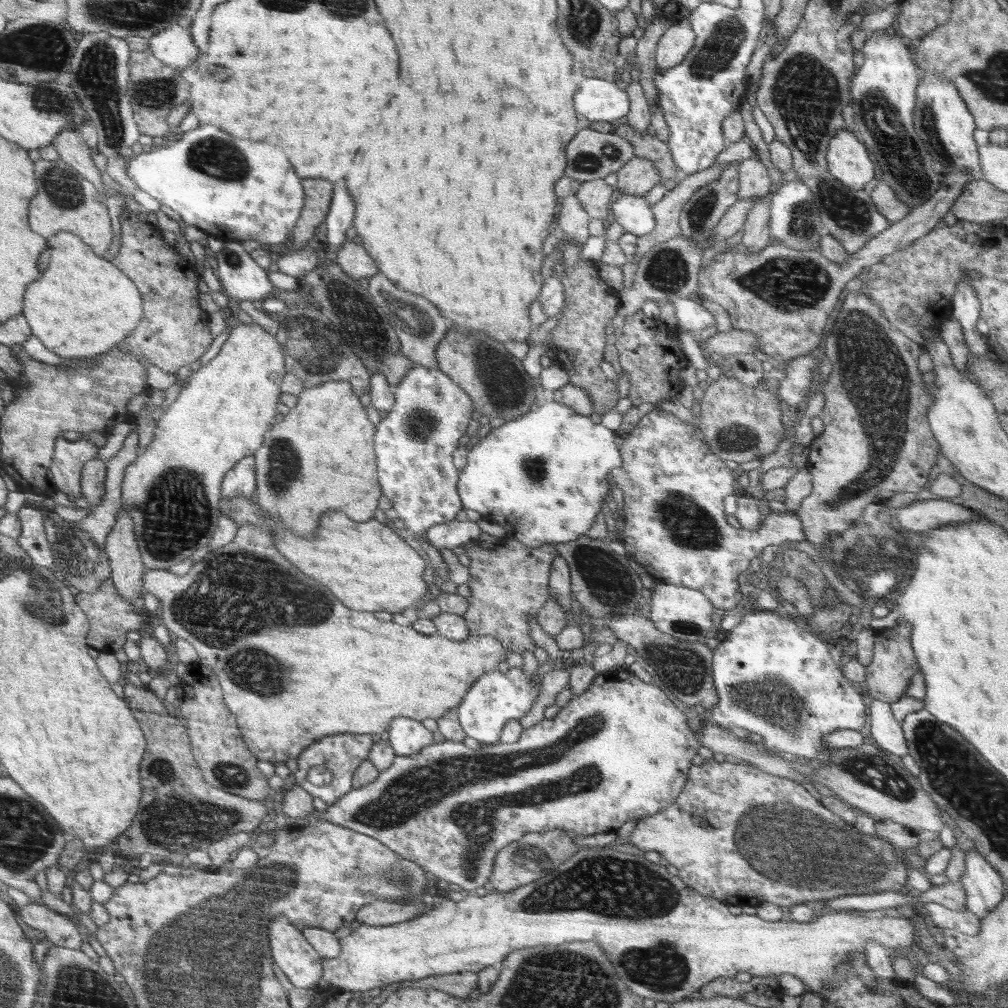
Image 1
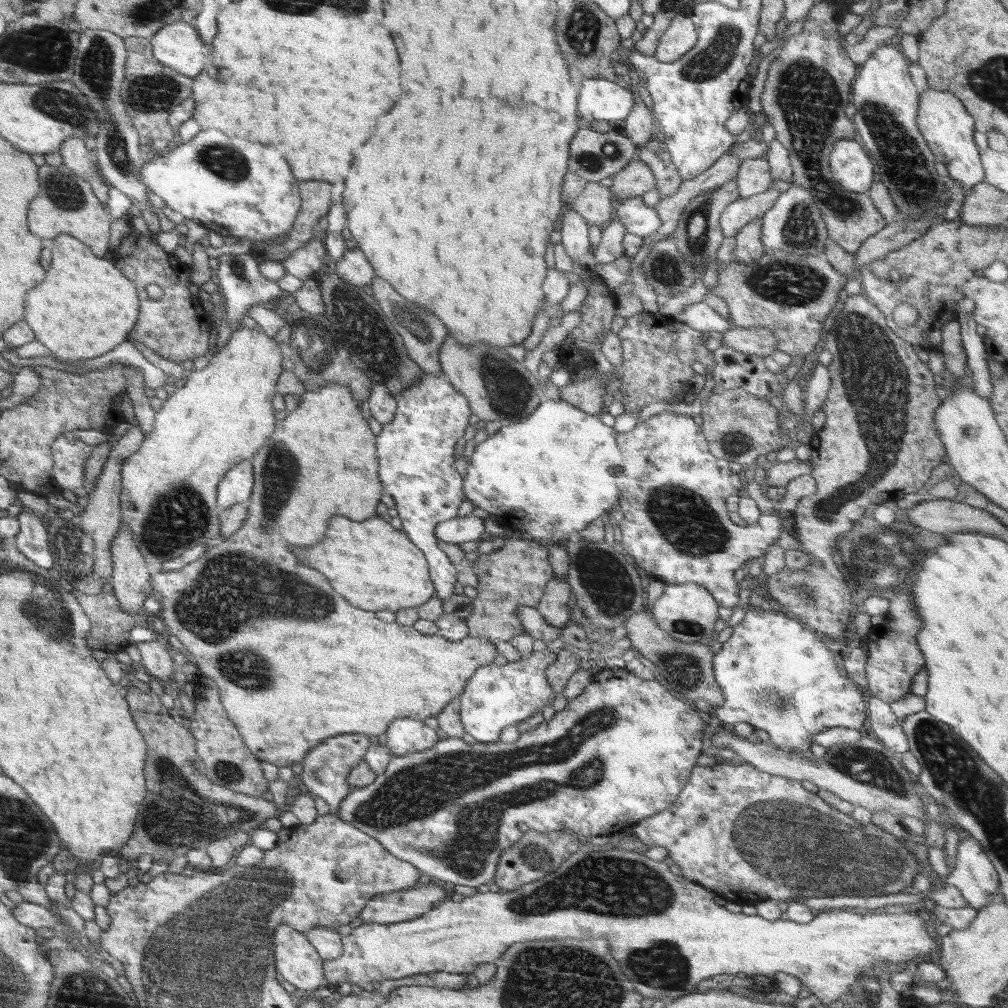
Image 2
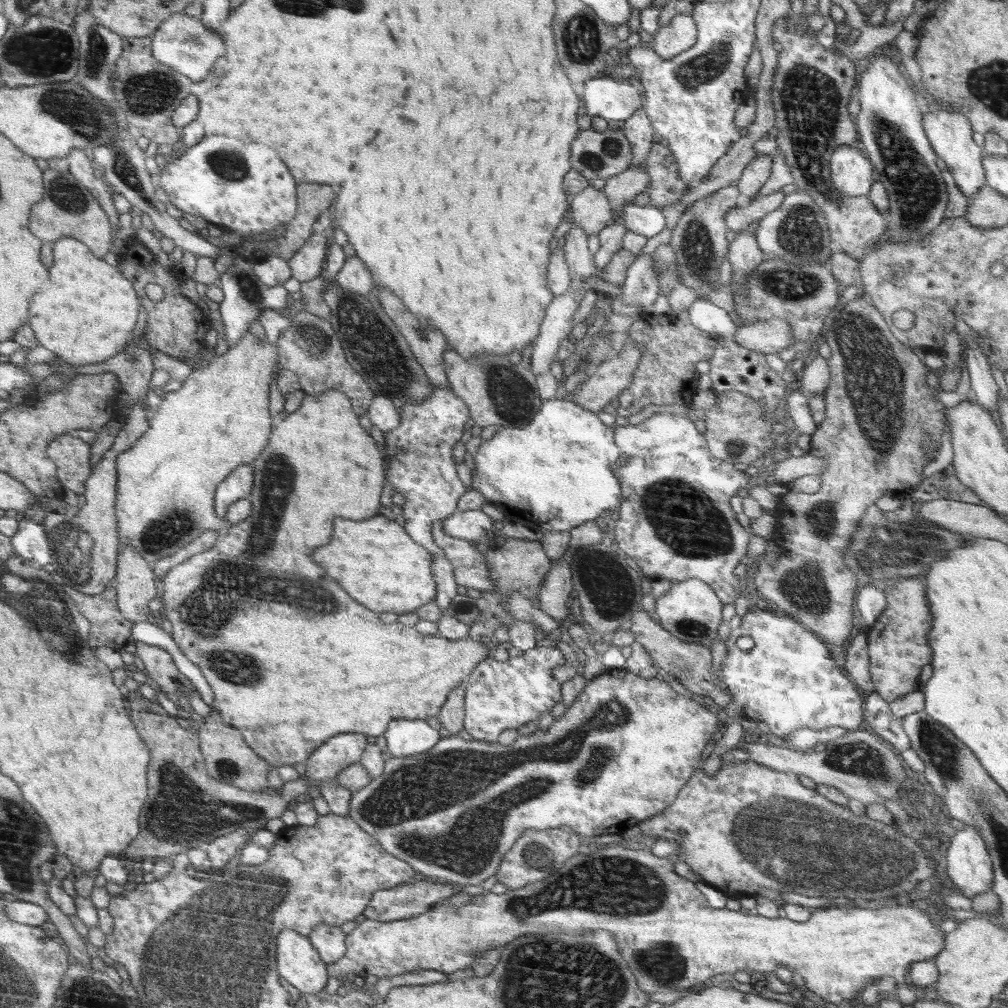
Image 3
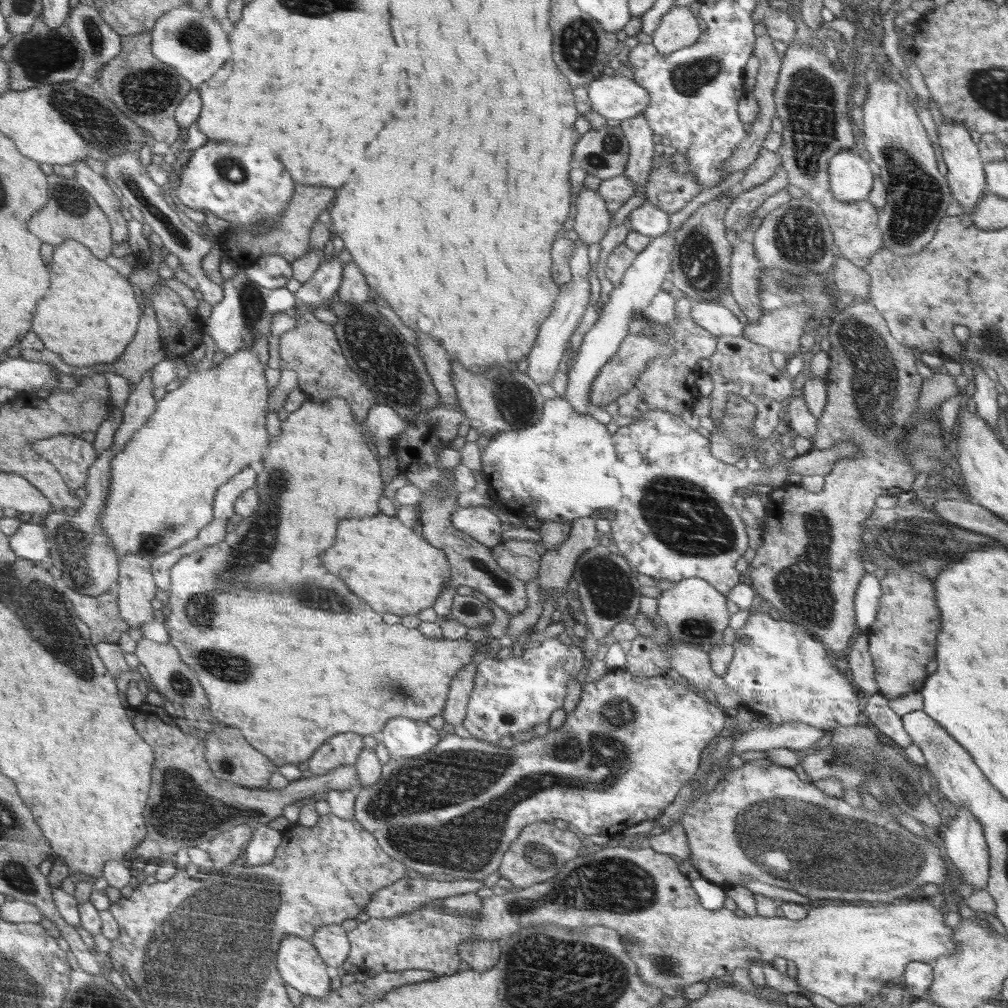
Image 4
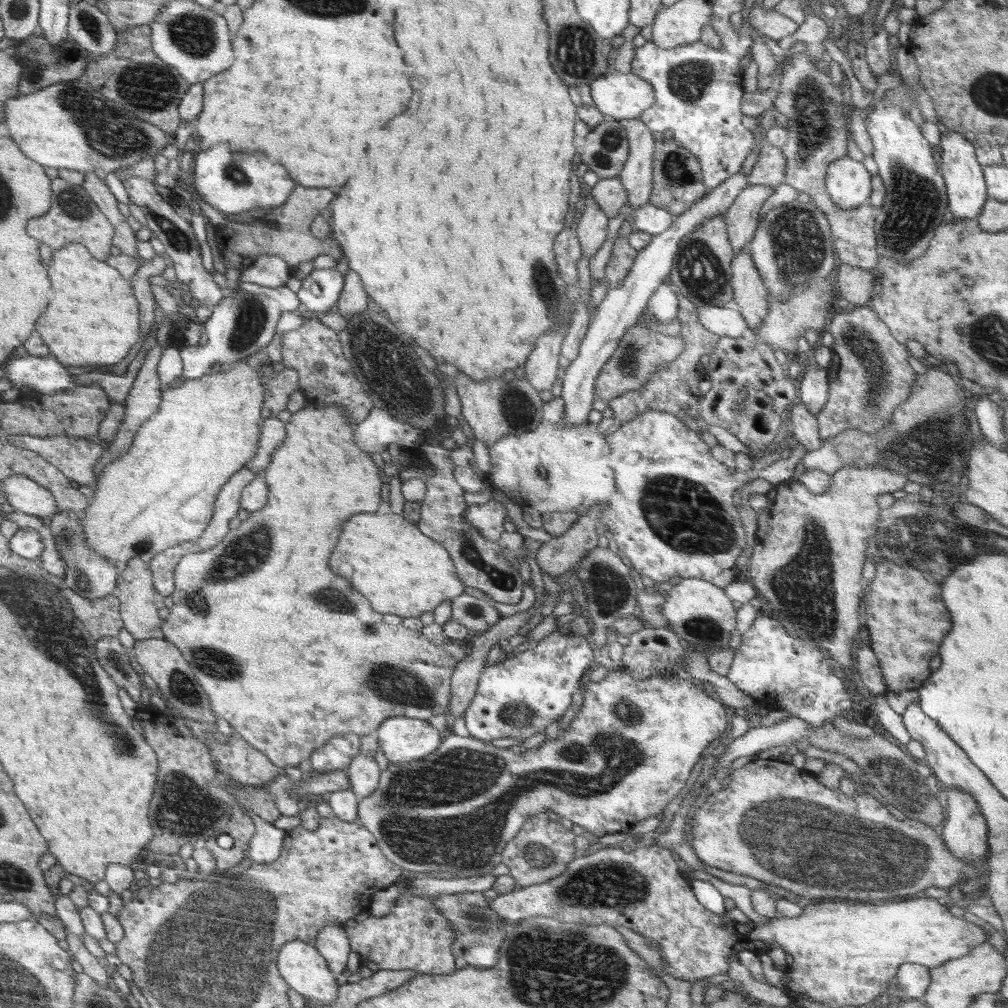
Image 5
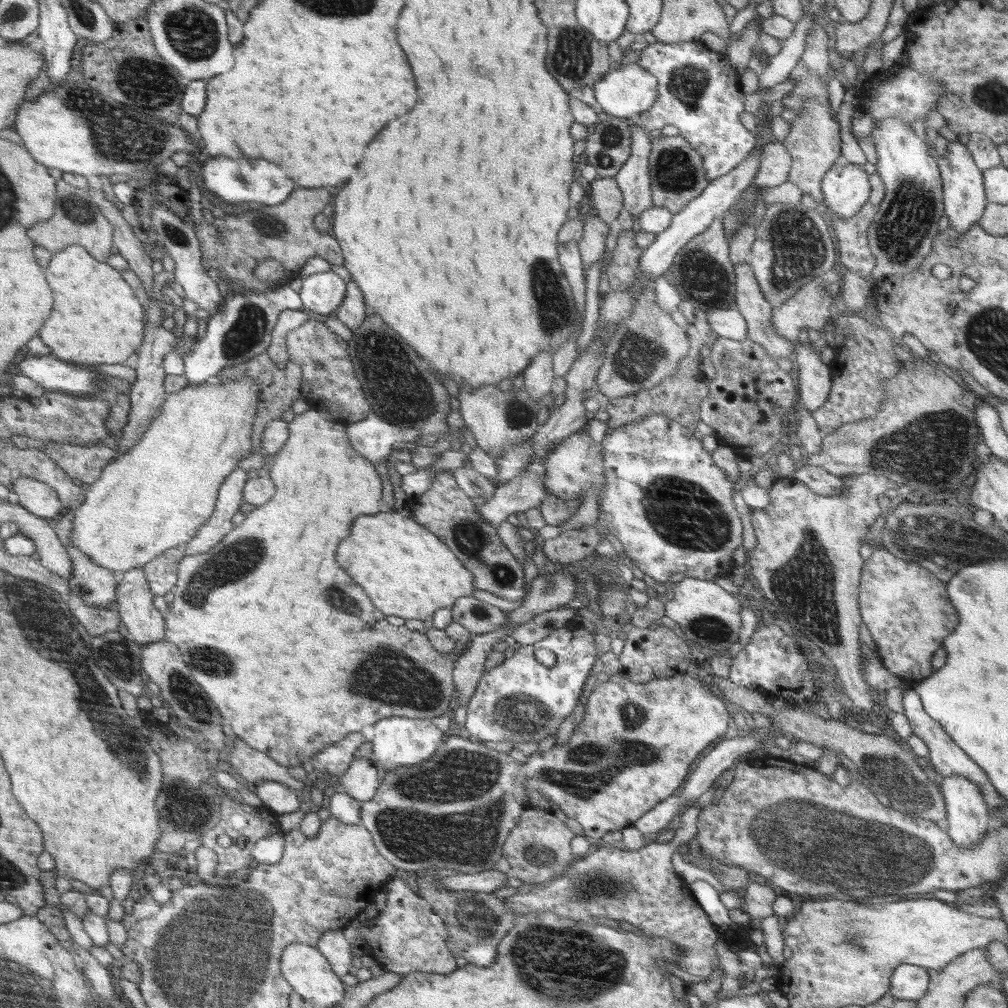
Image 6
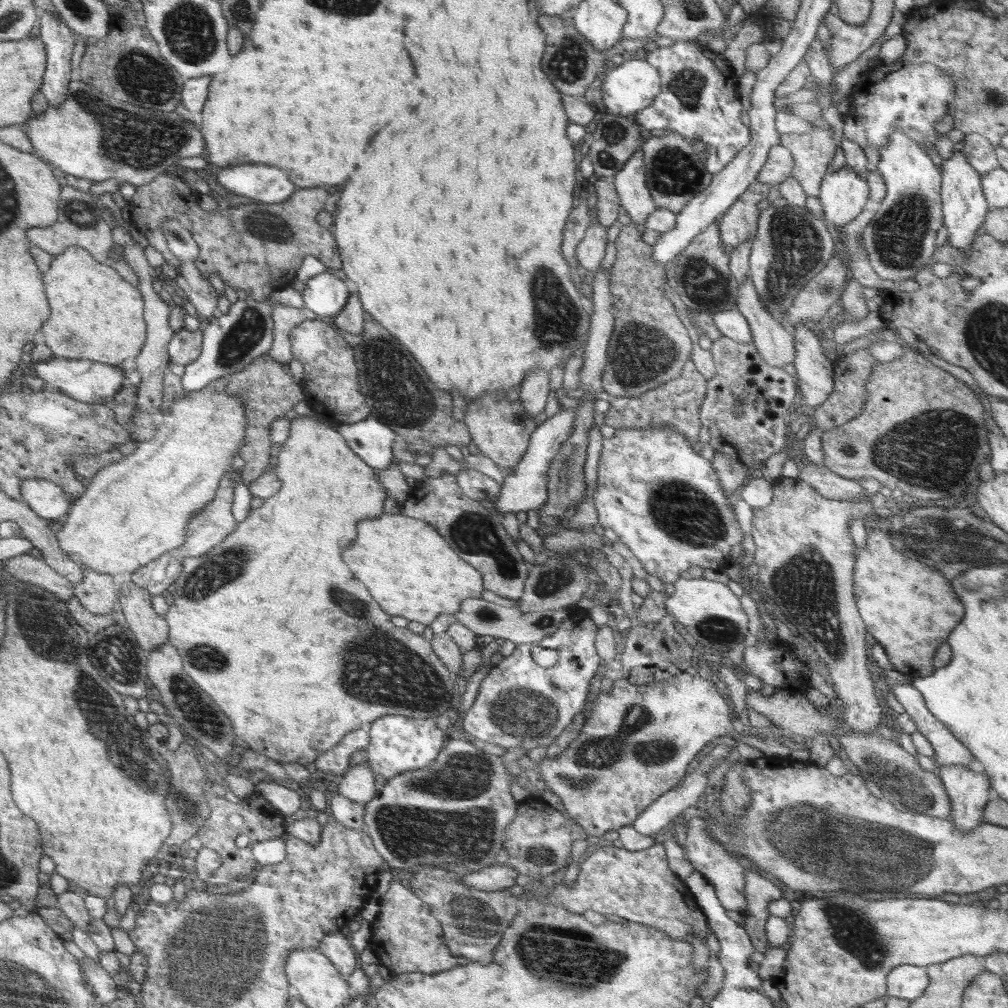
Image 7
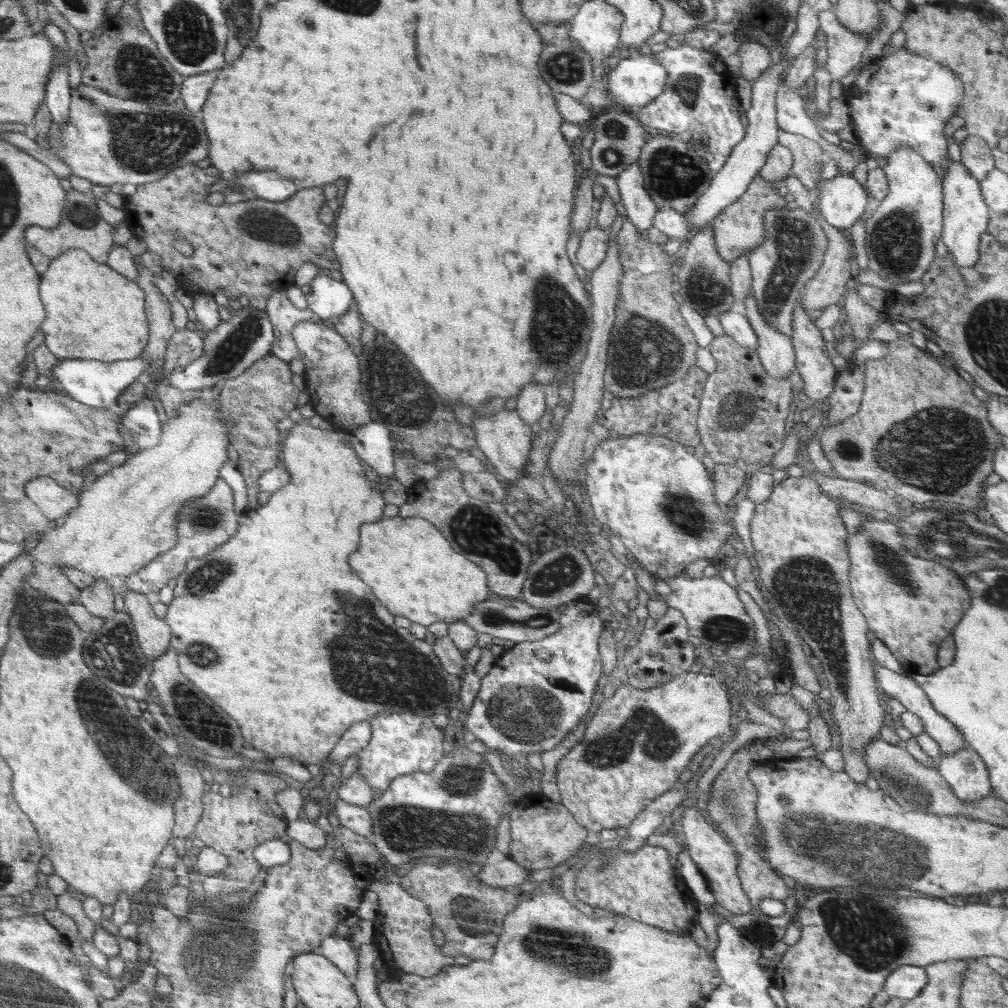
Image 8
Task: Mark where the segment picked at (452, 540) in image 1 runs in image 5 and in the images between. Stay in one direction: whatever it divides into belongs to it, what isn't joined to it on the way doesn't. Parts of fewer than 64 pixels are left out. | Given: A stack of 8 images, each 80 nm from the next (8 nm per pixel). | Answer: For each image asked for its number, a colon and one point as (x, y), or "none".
2: (458, 530)
3: (473, 525)
4: (480, 523)
5: (488, 518)

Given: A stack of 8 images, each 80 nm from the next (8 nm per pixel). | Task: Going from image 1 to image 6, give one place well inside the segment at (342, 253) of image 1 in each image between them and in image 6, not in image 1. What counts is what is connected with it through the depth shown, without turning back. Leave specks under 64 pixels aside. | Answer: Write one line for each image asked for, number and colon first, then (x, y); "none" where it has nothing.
2: (354, 267)
3: (354, 277)
4: (354, 288)
5: (354, 299)
6: (353, 310)

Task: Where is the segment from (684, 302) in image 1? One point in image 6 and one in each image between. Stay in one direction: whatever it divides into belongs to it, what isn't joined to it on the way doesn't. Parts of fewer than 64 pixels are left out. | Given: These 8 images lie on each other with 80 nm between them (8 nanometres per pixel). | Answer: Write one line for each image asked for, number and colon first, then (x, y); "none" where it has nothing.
2: (699, 316)
3: (703, 315)
4: (712, 316)
5: (724, 322)
6: (728, 323)

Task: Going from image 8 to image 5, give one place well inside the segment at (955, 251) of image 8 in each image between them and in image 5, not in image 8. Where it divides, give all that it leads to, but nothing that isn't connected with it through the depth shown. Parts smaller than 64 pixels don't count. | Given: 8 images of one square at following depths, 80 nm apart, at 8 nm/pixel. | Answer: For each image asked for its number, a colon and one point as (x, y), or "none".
5: (966, 189)
6: (964, 197)
7: (964, 205)

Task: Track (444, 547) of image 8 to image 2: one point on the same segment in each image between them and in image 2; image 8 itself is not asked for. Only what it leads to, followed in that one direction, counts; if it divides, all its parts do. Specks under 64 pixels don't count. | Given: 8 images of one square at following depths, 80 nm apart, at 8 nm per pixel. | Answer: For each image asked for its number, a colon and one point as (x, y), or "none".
2: (372, 565)
3: (376, 561)
4: (398, 572)
5: (405, 573)
6: (410, 573)
7: (416, 575)

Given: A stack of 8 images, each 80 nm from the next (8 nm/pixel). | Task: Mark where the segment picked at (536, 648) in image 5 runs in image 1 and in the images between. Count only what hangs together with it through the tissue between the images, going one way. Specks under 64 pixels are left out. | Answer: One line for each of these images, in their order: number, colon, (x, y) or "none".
1: (496, 698)
2: (497, 696)
3: (500, 695)
4: (511, 695)

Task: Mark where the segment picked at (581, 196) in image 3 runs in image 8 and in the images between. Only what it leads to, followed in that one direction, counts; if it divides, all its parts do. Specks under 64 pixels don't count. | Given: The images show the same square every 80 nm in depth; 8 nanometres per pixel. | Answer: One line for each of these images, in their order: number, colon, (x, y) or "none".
4: (591, 219)
5: (592, 224)
6: (592, 244)
7: (590, 251)
8: (594, 243)

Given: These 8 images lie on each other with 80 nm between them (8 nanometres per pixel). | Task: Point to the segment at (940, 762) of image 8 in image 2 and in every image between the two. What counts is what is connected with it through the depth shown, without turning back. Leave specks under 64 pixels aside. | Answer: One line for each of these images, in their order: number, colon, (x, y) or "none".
2: (974, 876)
3: (969, 865)
4: (966, 848)
5: (965, 831)
6: (966, 822)
7: (968, 791)

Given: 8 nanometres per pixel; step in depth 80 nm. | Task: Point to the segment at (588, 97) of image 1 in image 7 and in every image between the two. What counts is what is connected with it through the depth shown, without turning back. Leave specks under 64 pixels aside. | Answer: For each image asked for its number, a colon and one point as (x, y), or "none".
2: (605, 100)
3: (610, 97)
4: (615, 96)
5: (618, 96)
6: (626, 93)
7: (631, 87)

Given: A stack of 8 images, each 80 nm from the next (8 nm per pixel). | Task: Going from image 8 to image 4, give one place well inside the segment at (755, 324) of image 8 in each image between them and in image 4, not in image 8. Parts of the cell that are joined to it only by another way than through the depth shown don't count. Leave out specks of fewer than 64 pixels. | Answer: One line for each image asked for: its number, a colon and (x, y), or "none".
4: (745, 266)
5: (749, 291)
6: (750, 300)
7: (775, 344)

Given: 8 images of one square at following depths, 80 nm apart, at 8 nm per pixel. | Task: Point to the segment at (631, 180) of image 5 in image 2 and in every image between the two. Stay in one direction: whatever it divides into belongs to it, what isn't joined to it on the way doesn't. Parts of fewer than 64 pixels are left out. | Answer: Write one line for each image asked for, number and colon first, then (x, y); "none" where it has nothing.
2: (638, 126)
3: (638, 131)
4: (639, 136)

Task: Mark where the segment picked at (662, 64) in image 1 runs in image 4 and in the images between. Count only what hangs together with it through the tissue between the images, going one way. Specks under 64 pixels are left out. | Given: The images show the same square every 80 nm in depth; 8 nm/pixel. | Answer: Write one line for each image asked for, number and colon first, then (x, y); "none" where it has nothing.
2: (681, 35)
3: (680, 33)
4: (679, 27)

